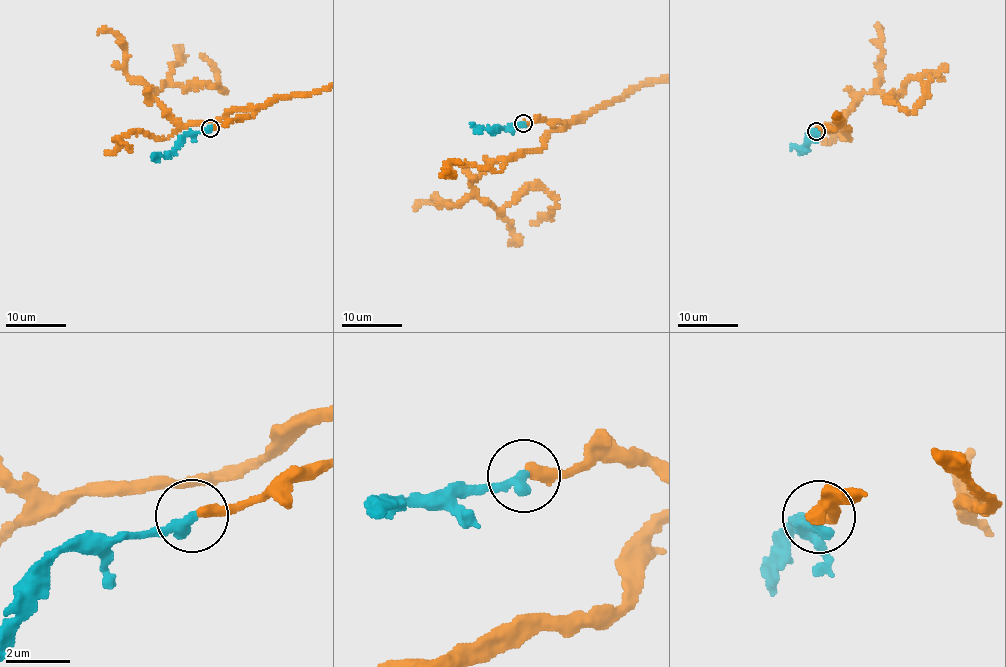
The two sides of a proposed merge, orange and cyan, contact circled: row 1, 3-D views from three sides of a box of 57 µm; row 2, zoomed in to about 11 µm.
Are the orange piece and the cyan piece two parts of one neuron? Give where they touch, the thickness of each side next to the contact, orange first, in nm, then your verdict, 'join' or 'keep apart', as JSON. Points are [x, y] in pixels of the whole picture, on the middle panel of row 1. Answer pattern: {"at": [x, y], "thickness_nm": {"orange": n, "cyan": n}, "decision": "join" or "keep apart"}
{"at": [523, 123], "thickness_nm": {"orange": 360, "cyan": 360}, "decision": "join"}

